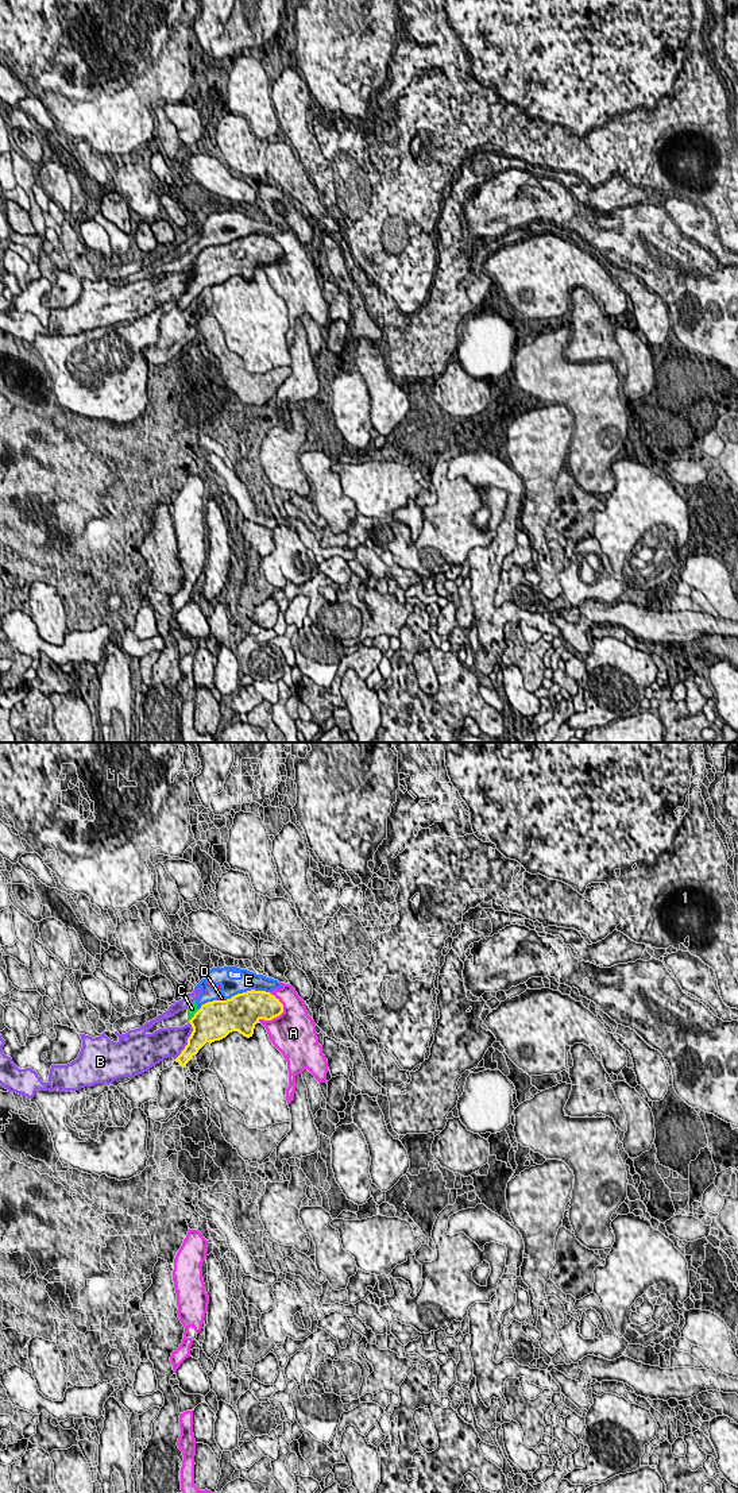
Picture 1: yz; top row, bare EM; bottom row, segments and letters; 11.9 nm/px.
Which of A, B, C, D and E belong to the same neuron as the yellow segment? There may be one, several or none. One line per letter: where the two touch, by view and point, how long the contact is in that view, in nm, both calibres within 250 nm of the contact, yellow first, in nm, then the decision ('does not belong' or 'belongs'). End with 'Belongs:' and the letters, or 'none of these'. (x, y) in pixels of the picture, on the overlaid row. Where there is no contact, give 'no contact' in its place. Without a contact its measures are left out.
A: yz (279, 1014) | 400 nm | 340/500 nm | does not belong
B: yz (188, 1041) | 500 nm | 280/360 nm | does not belong
C: yz (194, 1015) | 200 nm | 460/130 nm | does not belong
D: yz (221, 1000) | 130 nm | 460/50 nm | does not belong
E: yz (247, 991) | 500 nm | 420/220 nm | does not belong
Belongs: none of these

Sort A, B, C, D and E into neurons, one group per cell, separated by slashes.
A / B / C D E

